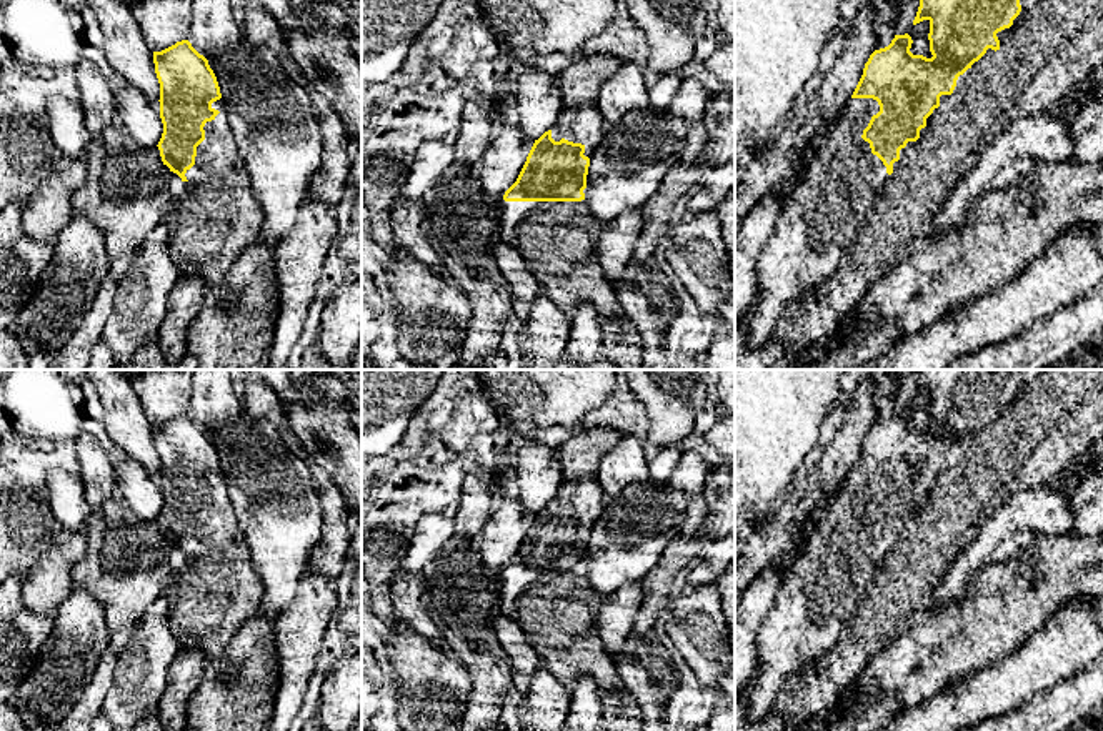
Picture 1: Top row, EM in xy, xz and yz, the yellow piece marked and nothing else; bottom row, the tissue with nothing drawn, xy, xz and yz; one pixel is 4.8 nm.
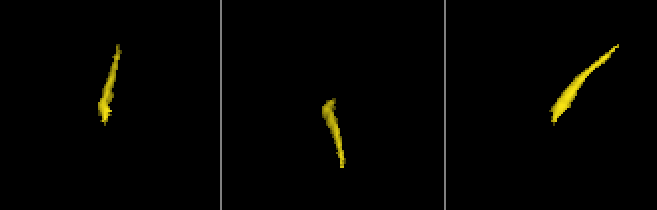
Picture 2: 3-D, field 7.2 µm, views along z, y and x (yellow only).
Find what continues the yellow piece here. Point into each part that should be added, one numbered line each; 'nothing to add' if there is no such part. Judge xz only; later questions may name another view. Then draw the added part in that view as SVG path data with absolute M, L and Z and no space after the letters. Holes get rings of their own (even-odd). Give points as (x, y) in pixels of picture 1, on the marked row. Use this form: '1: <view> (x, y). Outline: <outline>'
1: xz (583, 124). Outline: M586 102L571 108L563 108L550 130L555 142L565 138L573 143L581 143L585 147L583 155L591 158L606 127L595 102Z

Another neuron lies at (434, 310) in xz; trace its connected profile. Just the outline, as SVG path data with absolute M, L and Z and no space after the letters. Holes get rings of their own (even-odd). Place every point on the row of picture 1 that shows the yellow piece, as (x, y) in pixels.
M402 246L390 260L383 271L400 311L398 353L417 368L453 370L470 323L465 290Z

